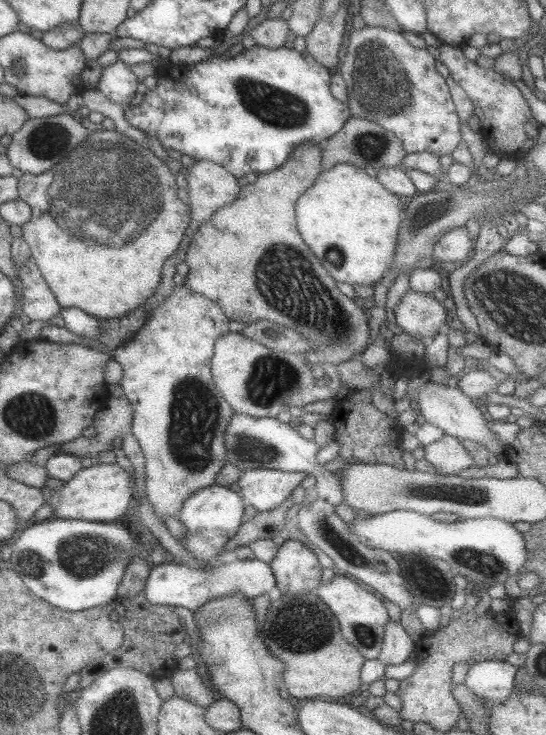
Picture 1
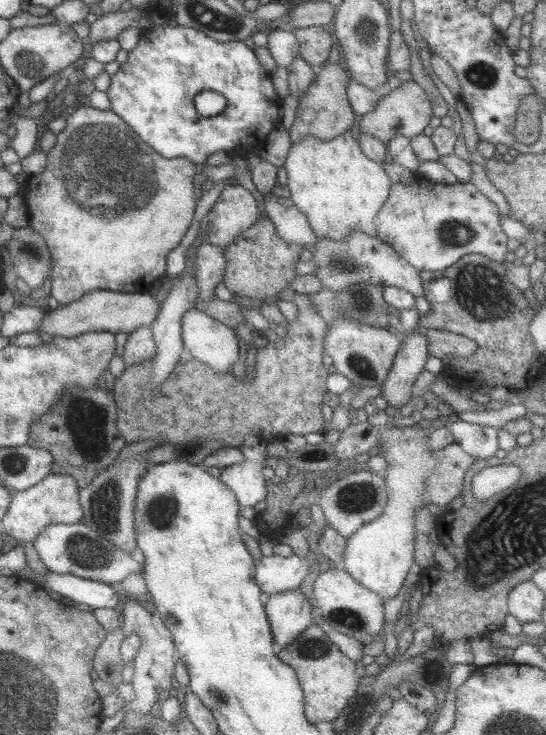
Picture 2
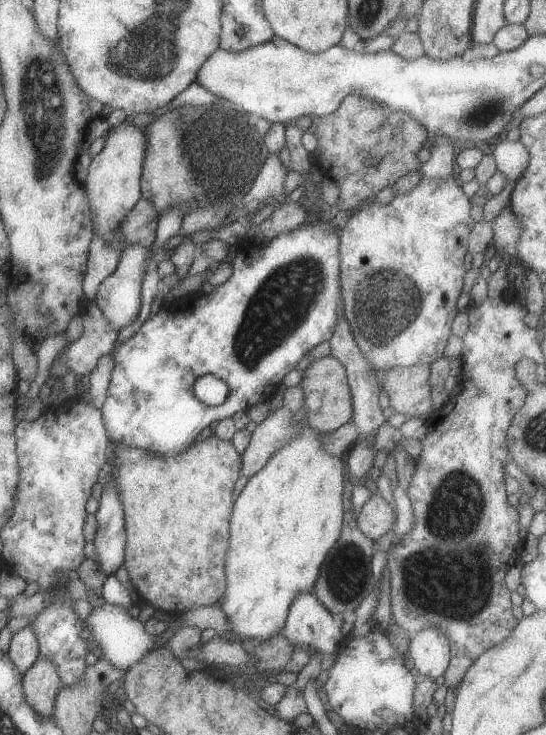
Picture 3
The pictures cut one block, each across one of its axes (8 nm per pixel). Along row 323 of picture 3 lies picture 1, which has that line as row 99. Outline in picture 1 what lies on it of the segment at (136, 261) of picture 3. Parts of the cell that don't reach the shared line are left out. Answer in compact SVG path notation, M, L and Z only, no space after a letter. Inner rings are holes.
M118 60L104 68L96 89L100 90L111 102L120 104L126 111L131 107L130 102L137 94L139 82L130 66Z

